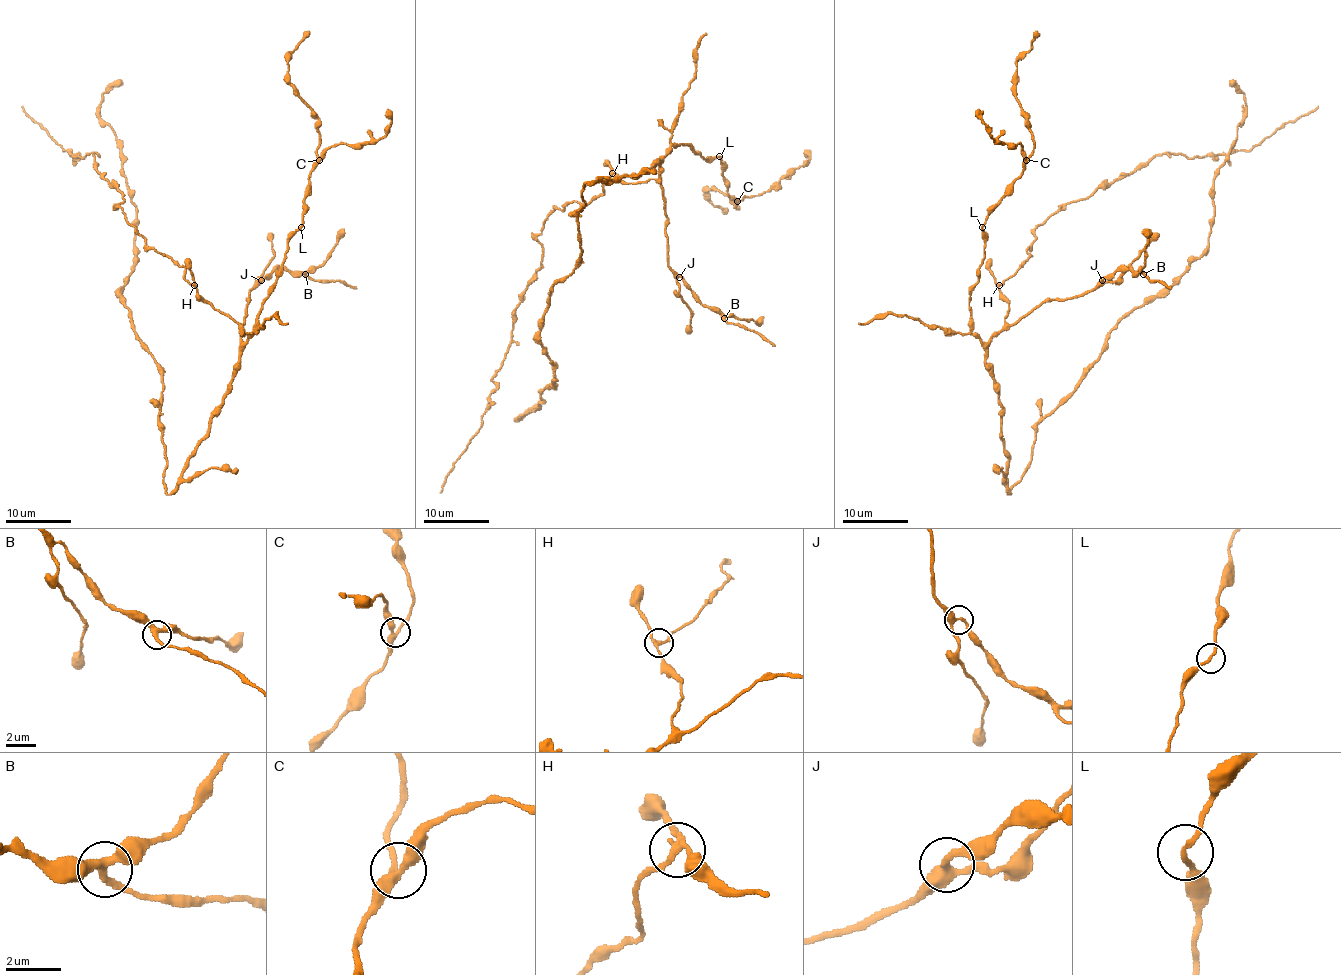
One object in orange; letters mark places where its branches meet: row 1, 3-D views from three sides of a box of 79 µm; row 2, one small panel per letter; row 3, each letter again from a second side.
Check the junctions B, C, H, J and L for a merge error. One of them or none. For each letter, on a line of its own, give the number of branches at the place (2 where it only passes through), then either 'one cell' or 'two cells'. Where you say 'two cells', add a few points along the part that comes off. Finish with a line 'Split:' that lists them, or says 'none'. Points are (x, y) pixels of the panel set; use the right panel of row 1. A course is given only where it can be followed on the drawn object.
B: 3 branches meet; one cell
C: 3 branches meet; one cell
H: 3 branches meet; two cells; foreign part runs (998, 285), (1029, 257), (1034, 229), (1062, 206), (1086, 199), (1163, 153), (1193, 158), (1250, 150), (1318, 105)
J: 3 branches meet; one cell
L: 2 branches meet; one cell
Split: H

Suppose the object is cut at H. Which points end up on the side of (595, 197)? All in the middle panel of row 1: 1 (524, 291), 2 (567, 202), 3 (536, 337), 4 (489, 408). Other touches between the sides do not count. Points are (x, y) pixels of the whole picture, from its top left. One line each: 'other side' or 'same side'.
1: same side
2: same side
3: other side
4: same side

